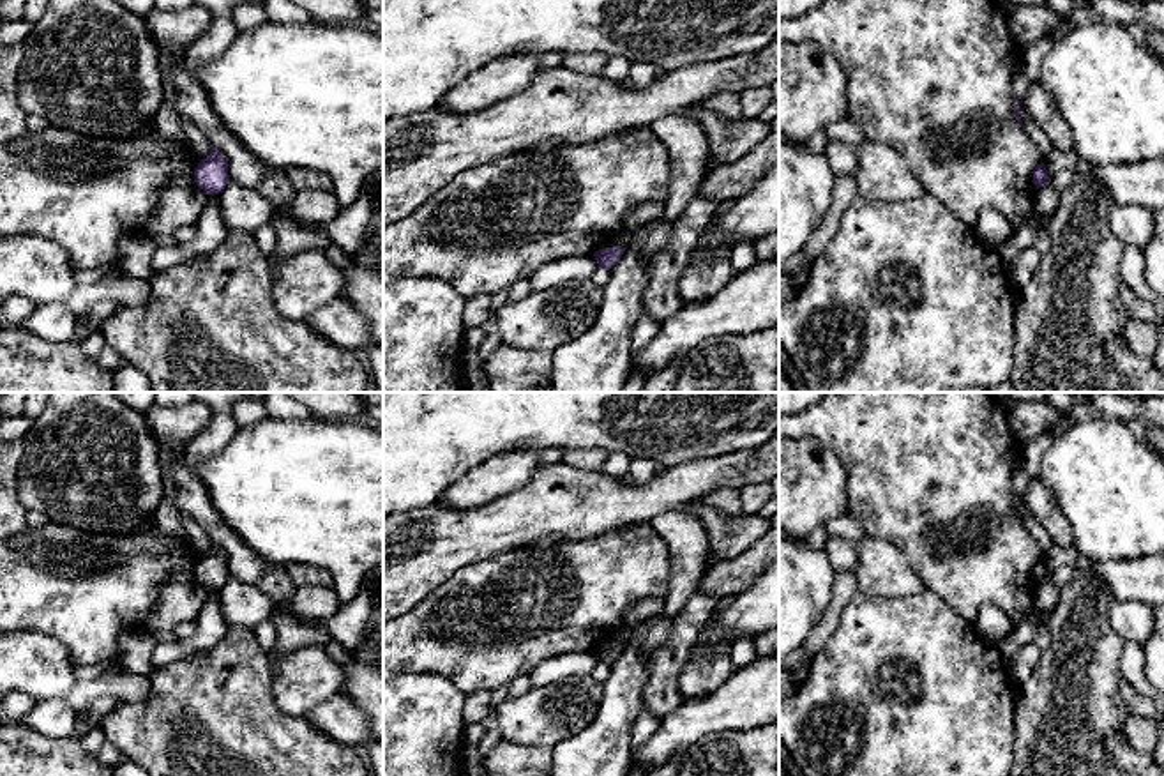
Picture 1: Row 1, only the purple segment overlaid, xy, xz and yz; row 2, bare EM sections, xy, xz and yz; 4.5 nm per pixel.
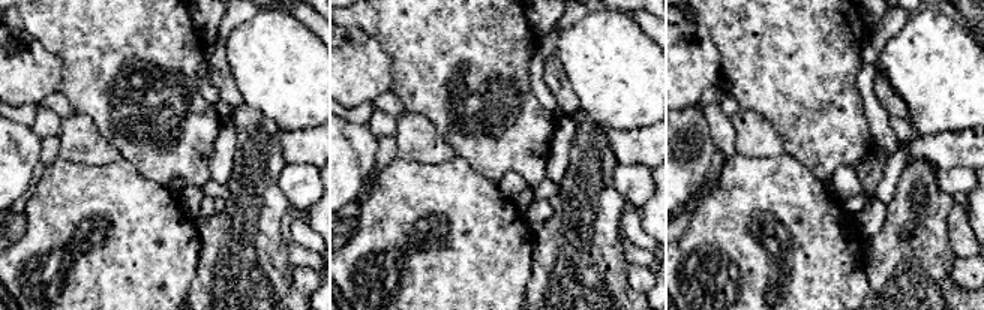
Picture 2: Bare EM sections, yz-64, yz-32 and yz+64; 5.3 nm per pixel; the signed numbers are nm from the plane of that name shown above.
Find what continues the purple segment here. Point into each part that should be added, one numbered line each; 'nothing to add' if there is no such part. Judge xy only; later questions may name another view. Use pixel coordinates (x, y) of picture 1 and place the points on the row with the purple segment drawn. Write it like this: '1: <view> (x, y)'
nothing to add

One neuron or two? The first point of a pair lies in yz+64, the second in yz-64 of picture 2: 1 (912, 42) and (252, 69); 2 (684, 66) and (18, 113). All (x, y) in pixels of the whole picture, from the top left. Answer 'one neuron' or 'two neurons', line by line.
1: one neuron
2: two neurons

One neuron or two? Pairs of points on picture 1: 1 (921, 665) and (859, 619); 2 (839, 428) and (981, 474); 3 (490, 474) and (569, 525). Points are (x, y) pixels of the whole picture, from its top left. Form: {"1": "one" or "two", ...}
{"1": "one", "2": "one", "3": "two"}

